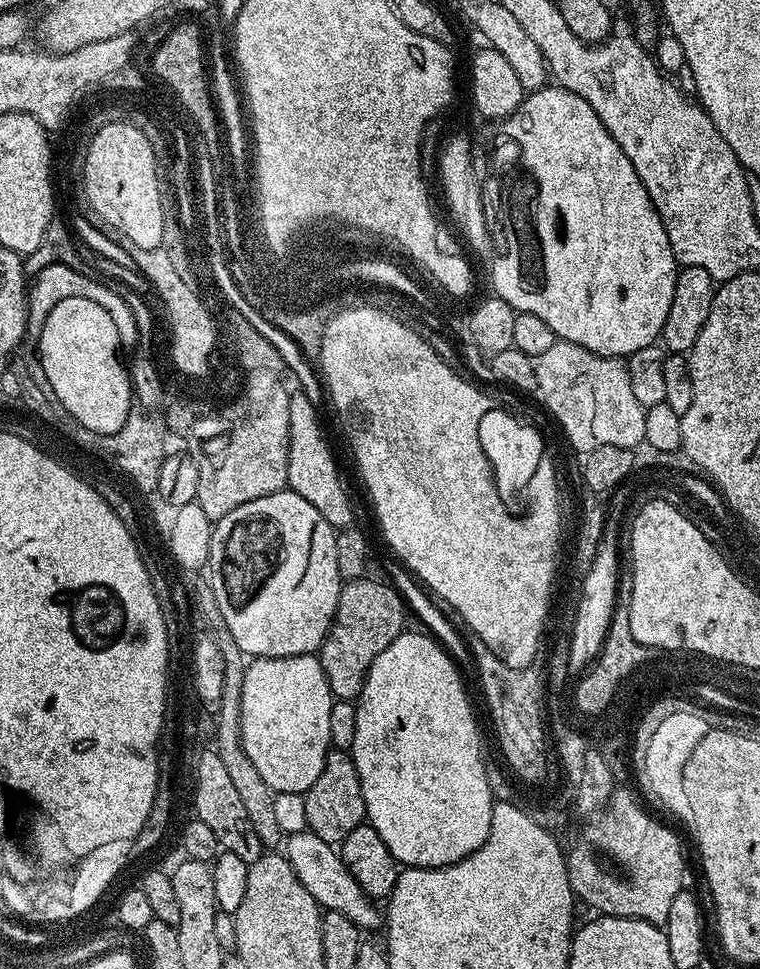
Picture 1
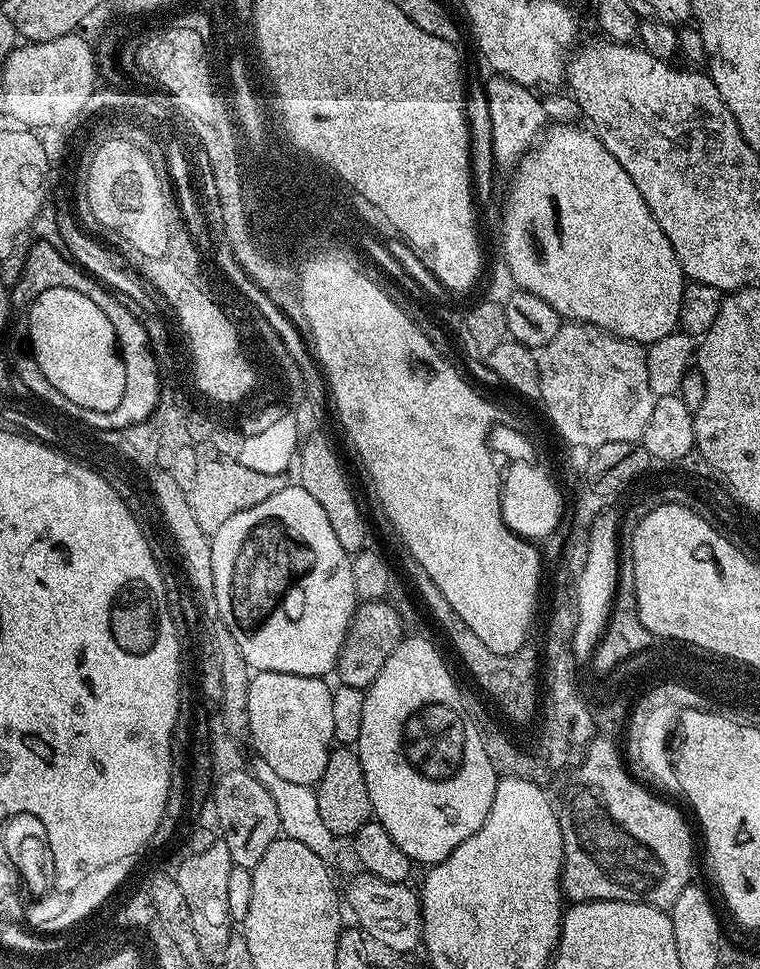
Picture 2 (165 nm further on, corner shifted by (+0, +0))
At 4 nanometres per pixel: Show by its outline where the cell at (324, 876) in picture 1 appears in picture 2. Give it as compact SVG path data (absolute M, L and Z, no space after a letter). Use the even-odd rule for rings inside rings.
M359 874L348 884L346 904L356 915L355 923L366 933L369 941L381 944L392 952L412 952L421 947L424 920L420 916L420 897L408 889L407 883L386 882L377 876Z

